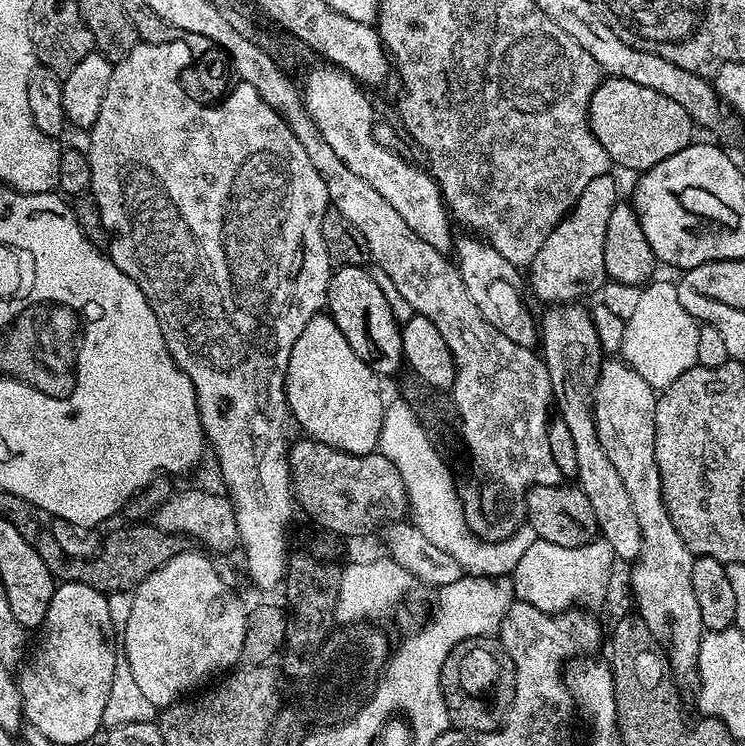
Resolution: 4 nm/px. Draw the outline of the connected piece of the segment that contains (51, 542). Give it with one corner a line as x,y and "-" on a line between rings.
132,522
124,527
128,528
120,528
117,532
103,537
100,551
96,553
94,561
70,557
48,528
41,529
34,543
42,562
46,563
46,568
51,570
57,581
78,582
105,594
132,592
145,578
154,574
154,570
158,570
163,564
170,562
170,558
185,551
185,537
164,532
156,527
155,523

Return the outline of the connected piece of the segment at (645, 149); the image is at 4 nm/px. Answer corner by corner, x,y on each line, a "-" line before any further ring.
617,76
601,79
594,90
588,107
588,125
594,138
602,142
609,161
629,168
633,174
658,166
658,162
678,154
678,150
694,140
690,114
674,98
666,98
666,94
650,90
650,86
638,86
638,82
626,82
626,78

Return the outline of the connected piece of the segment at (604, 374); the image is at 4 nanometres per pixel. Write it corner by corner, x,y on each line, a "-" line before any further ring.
608,358
600,366
600,381
596,383
596,393
592,395
592,411
596,417
598,442
602,442
602,450
606,450
606,458
610,458
614,470
618,470
622,483
630,494
630,502
634,502
634,514
638,518
638,530
642,530
642,550
638,559
631,565
632,592
636,595
635,611
646,622
650,634
664,647
673,673
677,677
691,677
696,671
698,650
706,631
702,622
702,614
698,611
698,601
694,599
692,585
692,551
678,538
678,530
674,530
674,522
670,522
670,514
662,498
662,482
656,461
654,442
654,410
656,409
657,389
651,388
629,364
620,358

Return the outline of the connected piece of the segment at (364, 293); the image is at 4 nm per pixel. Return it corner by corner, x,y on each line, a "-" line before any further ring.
346,265
337,267
332,277
328,279
328,294
326,297
326,312
331,316
338,330
346,342
350,342
350,350
370,366
376,375
387,378
395,374
404,364
404,351
400,329
402,324
396,320
391,312
390,303
387,302
382,286
377,277
368,273
367,267

